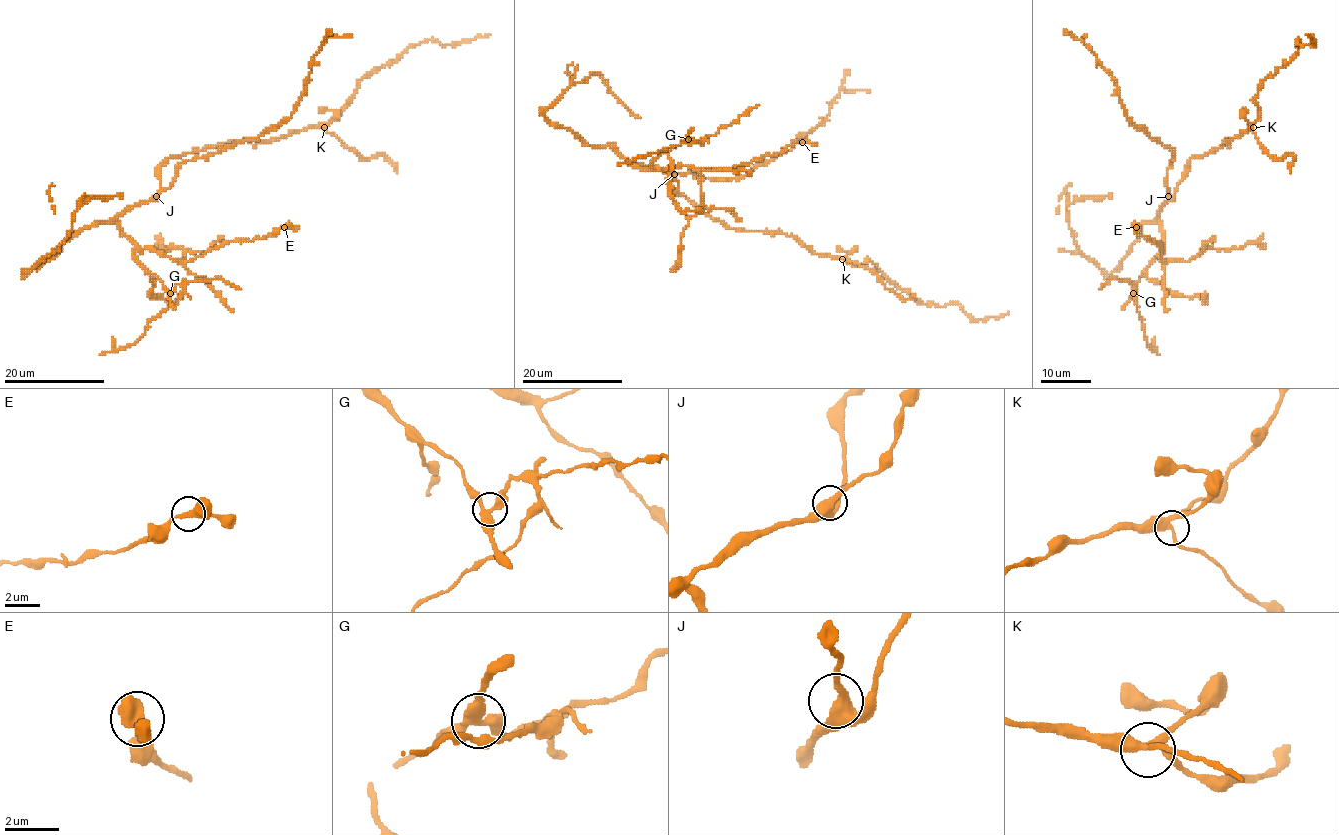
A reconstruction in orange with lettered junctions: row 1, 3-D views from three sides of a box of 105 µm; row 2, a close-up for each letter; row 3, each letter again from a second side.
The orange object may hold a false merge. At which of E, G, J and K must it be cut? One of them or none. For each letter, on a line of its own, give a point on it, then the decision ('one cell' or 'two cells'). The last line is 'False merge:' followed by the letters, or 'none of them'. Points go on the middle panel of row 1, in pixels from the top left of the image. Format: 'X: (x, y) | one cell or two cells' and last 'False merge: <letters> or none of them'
E: (802, 142) | one cell
G: (688, 139) | two cells
J: (674, 174) | one cell
K: (842, 259) | one cell
False merge: G

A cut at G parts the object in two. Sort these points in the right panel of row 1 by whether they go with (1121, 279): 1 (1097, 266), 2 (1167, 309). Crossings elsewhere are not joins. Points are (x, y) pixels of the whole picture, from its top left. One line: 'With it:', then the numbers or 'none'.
With it: none

